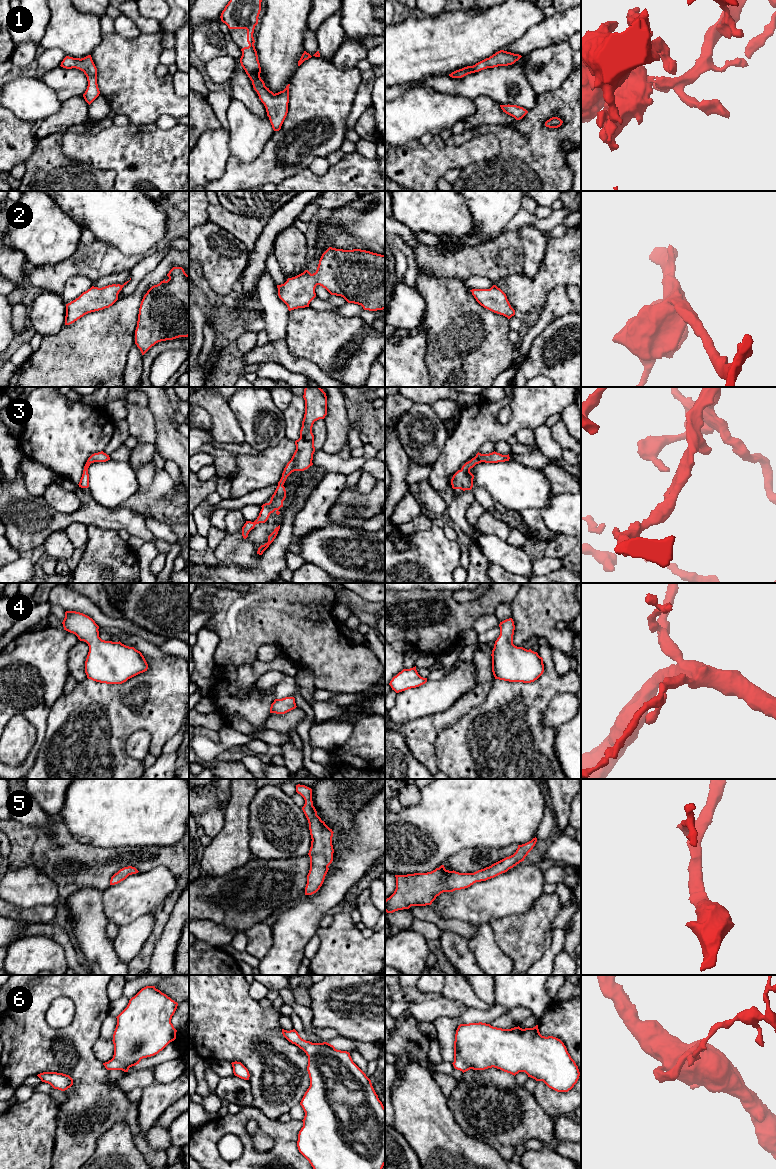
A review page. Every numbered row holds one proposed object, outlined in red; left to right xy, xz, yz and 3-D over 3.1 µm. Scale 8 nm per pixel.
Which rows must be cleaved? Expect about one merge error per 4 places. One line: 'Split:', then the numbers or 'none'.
Split: none

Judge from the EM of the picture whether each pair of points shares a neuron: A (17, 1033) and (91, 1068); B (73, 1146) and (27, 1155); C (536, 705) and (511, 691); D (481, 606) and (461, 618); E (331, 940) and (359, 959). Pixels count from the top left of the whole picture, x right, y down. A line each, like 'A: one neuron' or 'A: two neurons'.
A: one neuron
B: two neurons
C: one neuron
D: one neuron
E: one neuron

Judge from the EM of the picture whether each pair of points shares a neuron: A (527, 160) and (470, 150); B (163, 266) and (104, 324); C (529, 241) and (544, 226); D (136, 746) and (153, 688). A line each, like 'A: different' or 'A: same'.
A: different
B: same
C: different
D: different

